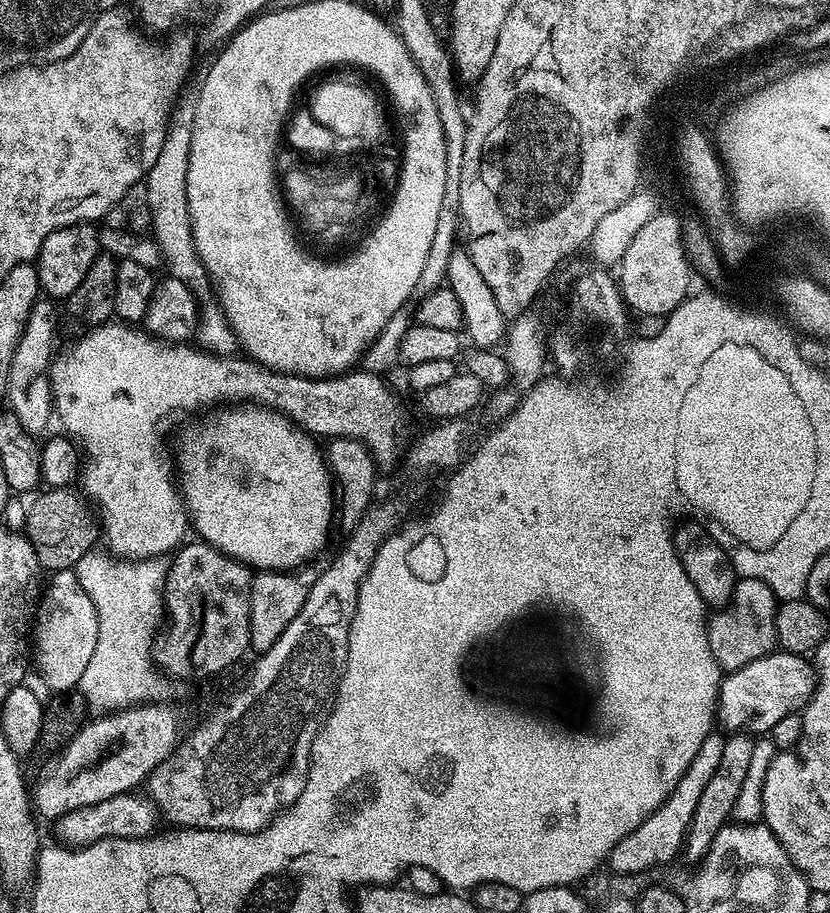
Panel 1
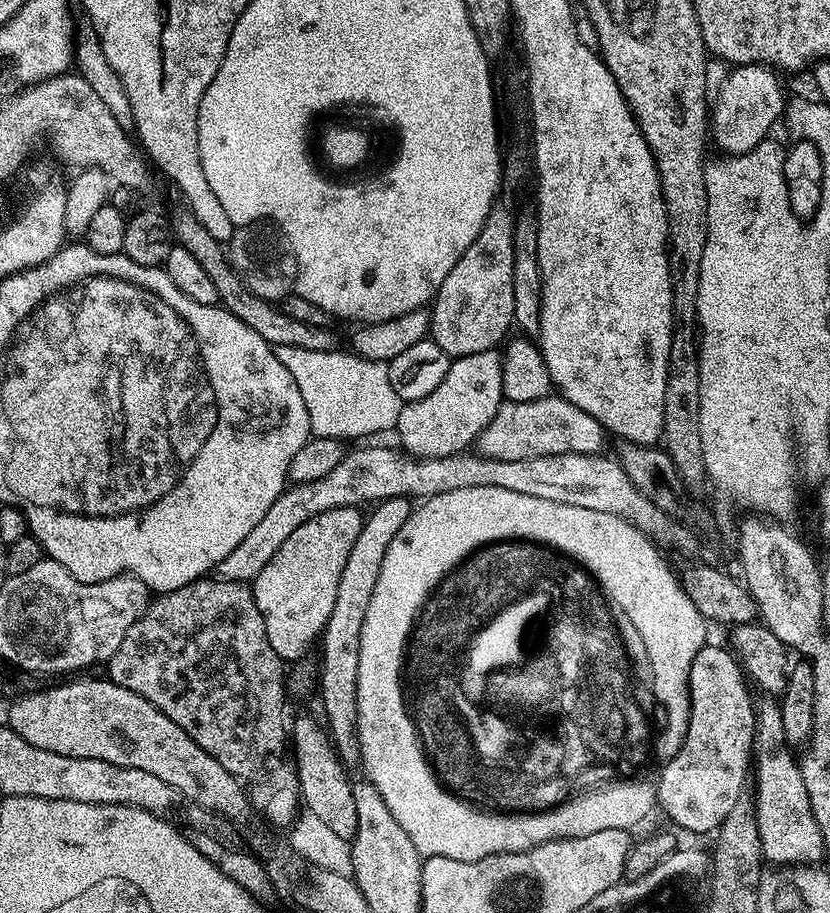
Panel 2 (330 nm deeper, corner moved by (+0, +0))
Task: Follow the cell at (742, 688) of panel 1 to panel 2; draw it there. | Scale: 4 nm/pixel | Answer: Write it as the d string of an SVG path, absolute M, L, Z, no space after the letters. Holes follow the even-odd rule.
M712 642L705 643L690 666L688 693L690 694L690 722L686 738L676 756L665 759L660 781L655 781L656 803L659 811L664 811L676 828L685 828L701 834L715 833L726 814L732 809L739 794L745 789L744 778L749 777L750 761L754 756L756 742L756 709L754 696L748 693L749 681L746 679L740 661L727 647L719 648Z

